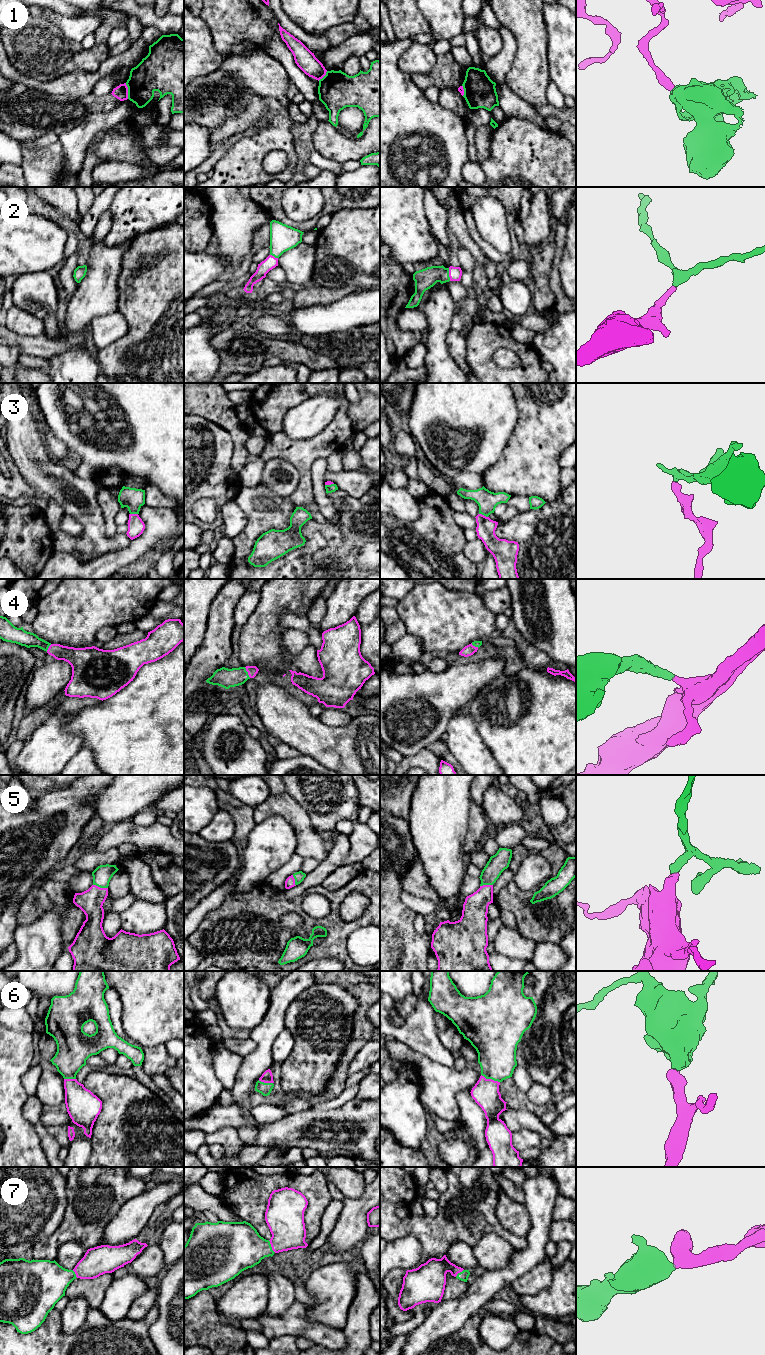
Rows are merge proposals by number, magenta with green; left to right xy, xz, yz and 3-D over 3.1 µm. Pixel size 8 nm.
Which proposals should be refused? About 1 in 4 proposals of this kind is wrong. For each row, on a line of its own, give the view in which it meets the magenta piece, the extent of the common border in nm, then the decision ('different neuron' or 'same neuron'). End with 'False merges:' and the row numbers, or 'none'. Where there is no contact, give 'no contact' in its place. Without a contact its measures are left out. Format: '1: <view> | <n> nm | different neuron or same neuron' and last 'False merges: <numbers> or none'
1: xy | 130 nm | different neuron
2: yz | 110 nm | same neuron
3: yz | 80 nm | same neuron
4: xz | 100 nm | same neuron
5: xy | 120 nm | same neuron
6: yz | 170 nm | same neuron
7: xz | 120 nm | same neuron
False merges: 1

